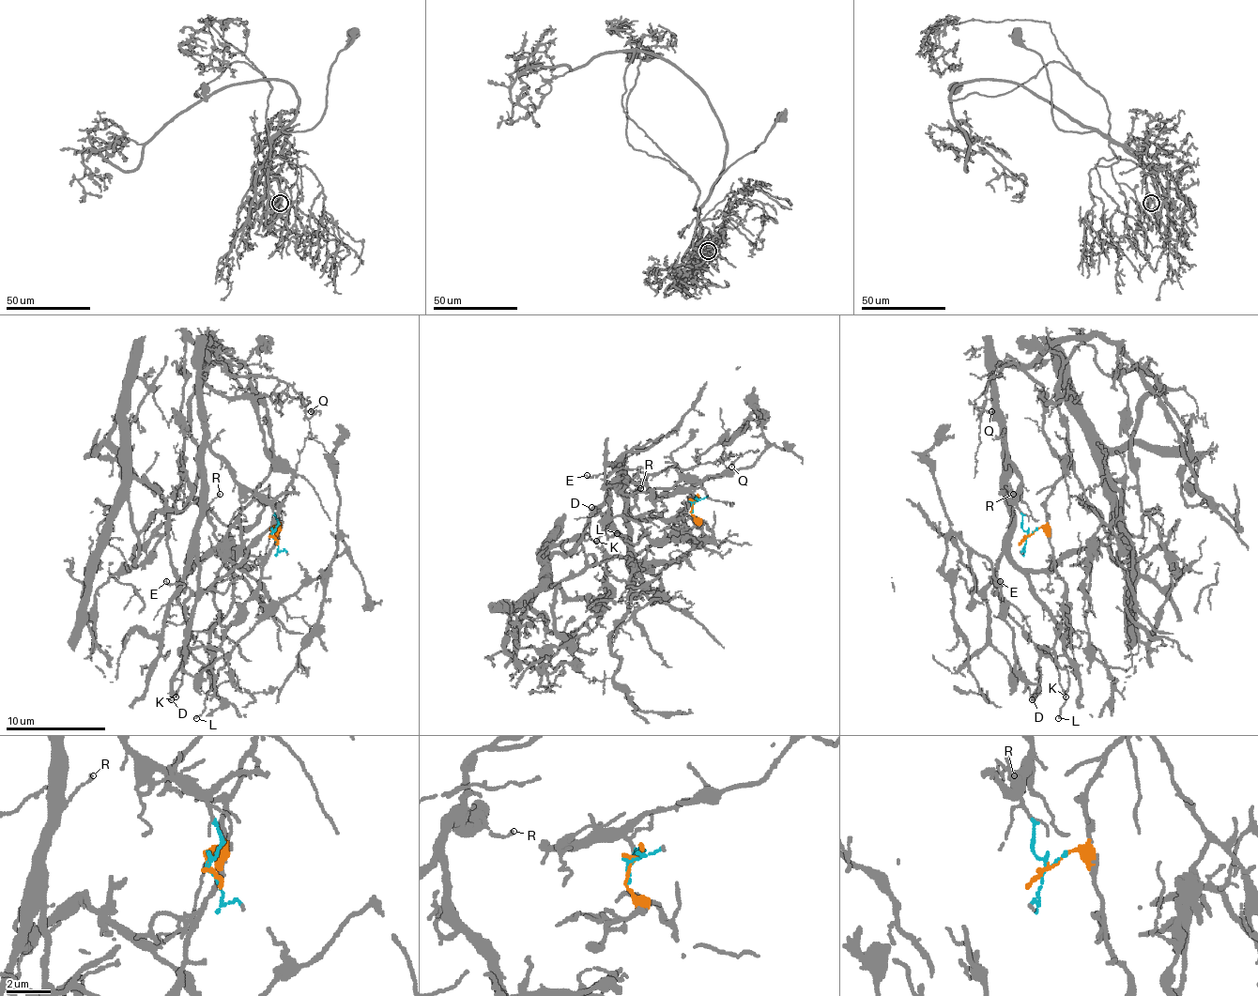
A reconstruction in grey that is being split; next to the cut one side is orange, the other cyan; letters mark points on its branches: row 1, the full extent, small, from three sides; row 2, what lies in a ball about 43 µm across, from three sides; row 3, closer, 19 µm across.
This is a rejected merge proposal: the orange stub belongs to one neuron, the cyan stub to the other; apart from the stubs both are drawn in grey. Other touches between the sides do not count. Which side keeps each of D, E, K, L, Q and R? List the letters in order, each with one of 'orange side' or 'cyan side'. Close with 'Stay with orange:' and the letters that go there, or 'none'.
D: orange side
E: orange side
K: orange side
L: orange side
Q: cyan side
R: cyan side
Stay with orange: D, E, K, L

